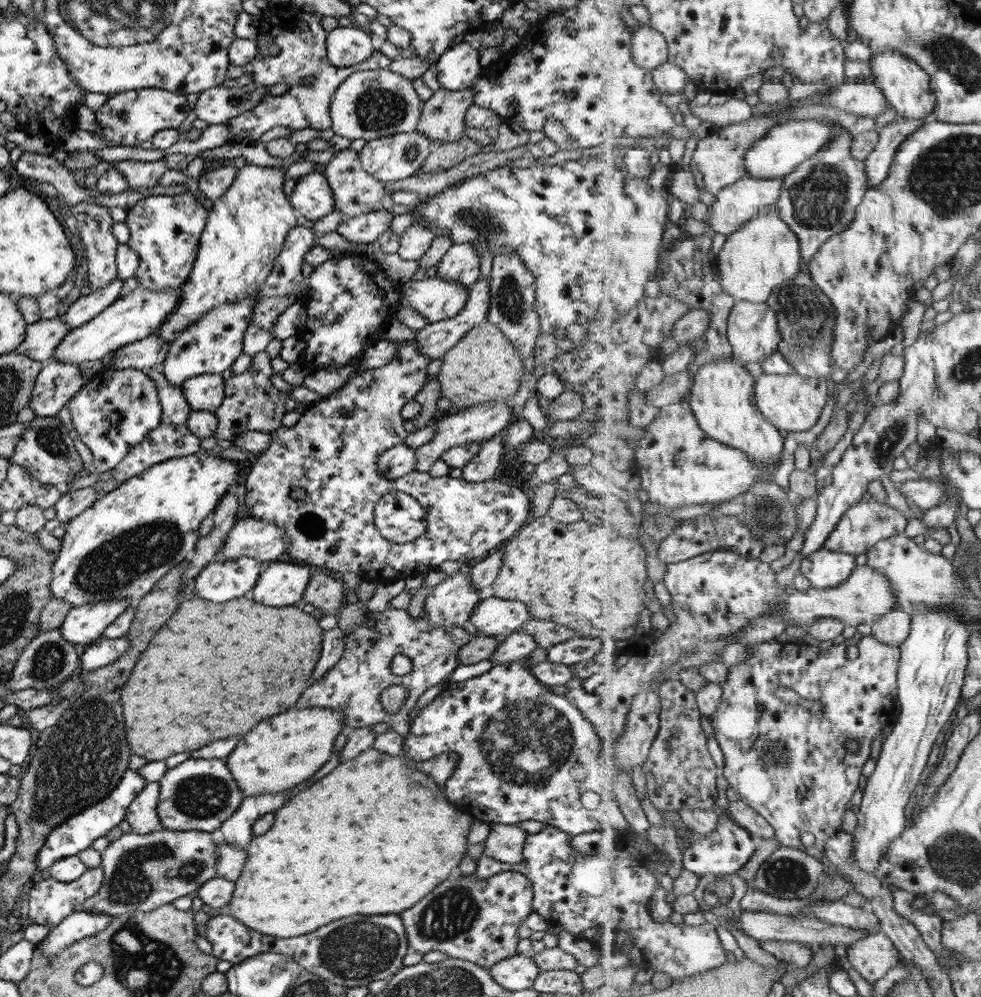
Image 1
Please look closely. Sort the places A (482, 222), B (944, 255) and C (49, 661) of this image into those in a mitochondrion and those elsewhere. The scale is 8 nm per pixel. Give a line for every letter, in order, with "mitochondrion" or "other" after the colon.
A: mitochondrion
B: other
C: mitochondrion

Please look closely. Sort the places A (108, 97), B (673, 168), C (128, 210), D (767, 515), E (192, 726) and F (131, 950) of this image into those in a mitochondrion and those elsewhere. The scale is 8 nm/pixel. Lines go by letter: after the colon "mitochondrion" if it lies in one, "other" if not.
A: other
B: other
C: other
D: mitochondrion
E: other
F: mitochondrion

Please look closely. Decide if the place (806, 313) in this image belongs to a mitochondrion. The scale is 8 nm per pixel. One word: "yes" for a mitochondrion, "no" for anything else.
yes

